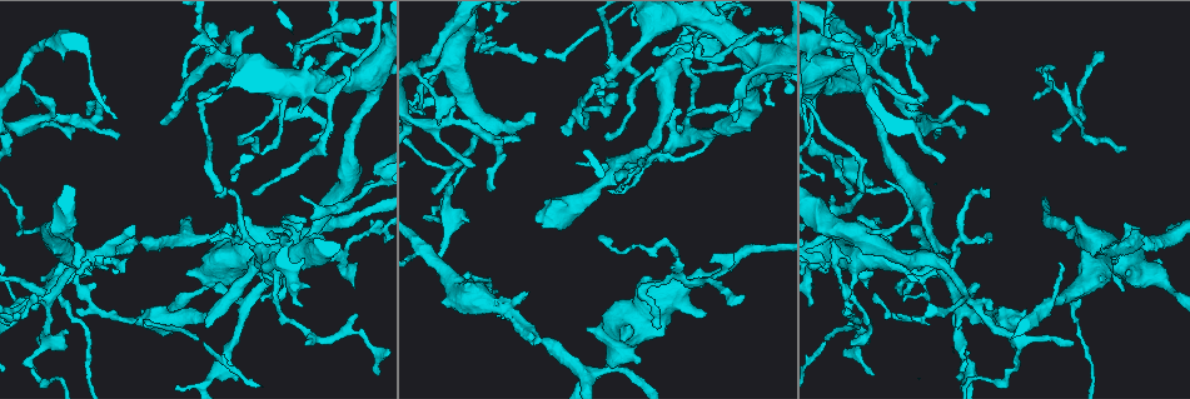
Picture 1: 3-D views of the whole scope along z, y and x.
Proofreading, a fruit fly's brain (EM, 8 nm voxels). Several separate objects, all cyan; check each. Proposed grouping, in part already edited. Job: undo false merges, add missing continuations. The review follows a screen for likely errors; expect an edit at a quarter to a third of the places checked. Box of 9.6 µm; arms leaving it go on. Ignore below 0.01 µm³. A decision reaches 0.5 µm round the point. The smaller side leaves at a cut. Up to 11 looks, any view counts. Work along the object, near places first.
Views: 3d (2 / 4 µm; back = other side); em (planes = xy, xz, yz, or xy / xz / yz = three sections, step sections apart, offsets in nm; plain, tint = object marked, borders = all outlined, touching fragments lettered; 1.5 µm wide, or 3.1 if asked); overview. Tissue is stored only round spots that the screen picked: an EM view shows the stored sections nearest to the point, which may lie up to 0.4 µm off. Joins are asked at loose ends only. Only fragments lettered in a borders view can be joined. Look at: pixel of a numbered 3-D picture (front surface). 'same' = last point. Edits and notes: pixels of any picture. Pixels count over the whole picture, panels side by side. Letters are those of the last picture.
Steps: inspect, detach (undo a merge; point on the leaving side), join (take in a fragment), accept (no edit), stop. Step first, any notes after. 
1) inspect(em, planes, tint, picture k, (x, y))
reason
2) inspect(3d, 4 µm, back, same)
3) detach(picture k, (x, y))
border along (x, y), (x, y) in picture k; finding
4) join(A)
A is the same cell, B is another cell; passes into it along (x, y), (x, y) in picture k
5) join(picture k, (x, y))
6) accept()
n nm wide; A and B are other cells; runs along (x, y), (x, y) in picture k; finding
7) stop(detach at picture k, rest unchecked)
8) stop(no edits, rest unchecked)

inspect(em, planes, borders, picture 1, (257, 147))
thin end

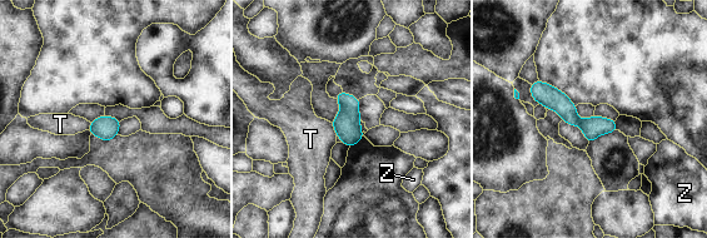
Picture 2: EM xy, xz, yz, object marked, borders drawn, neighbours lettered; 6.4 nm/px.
accept()
140 nm wide; T and Z are other cells; runs along (533, 87), (576, 120), (613, 128) in picture 2; none of them fits

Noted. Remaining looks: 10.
inspect(3d, 2 µm, picture 1, (688, 115))
thin end

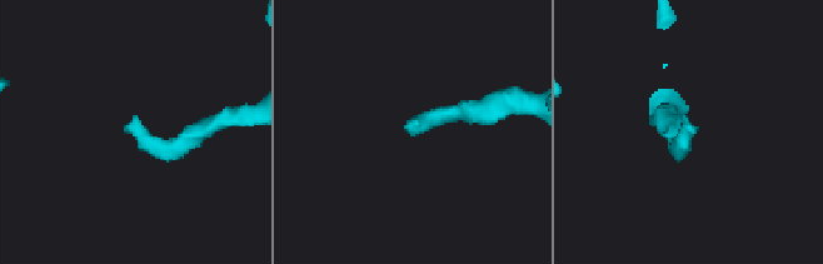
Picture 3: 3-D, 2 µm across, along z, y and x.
inspect(em, planes, tint, picture 3, (684, 127))

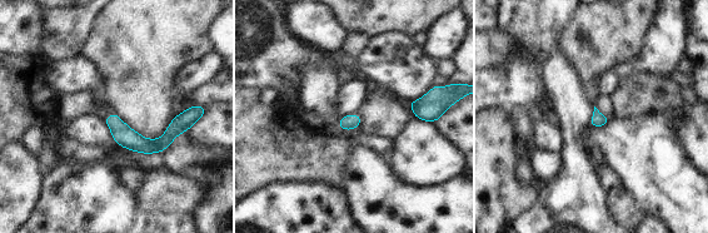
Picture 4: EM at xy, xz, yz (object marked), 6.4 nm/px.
inspect(em, planes, borders, same)

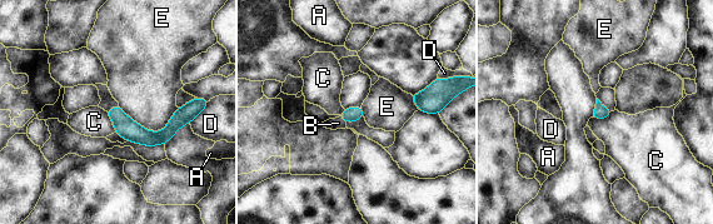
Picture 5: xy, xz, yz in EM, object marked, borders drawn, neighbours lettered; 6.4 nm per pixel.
join(B)
E touches over 380 nm; B is the same cell, A, C, D and E are other cells; passes into it along (353, 114), (343, 119), (338, 123) in picture 5; it goes on there

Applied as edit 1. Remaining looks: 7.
inspect(overview)
see it whole again

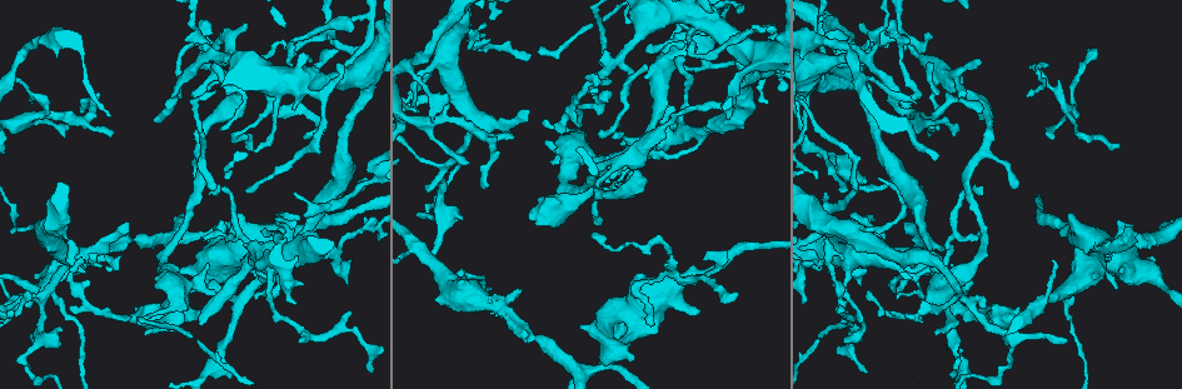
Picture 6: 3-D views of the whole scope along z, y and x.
inspect(3d, 4 µm, picture 6, (157, 121))
free end

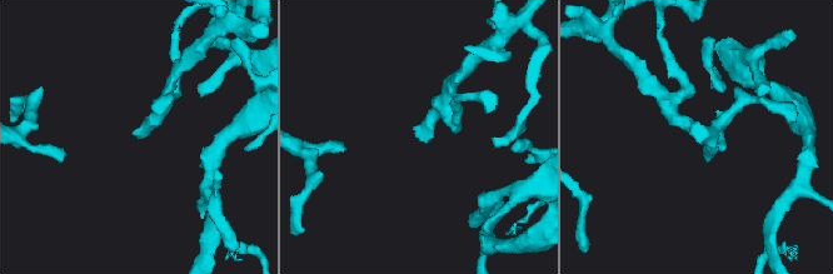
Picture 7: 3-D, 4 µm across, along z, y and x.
inspect(em, planes, borders, picture 7, (138, 135))

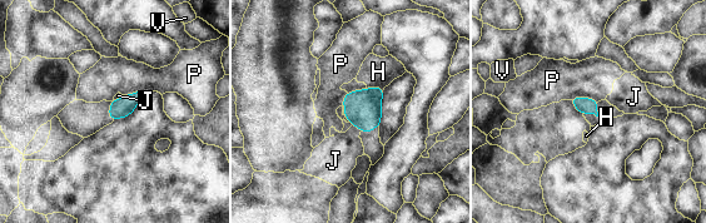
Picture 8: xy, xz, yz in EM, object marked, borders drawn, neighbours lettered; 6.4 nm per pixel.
accept()
P touches over 180 nm; H, J, P and V are other cells; none of them fits

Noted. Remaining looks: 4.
inspect(em, xy, step 4, borders, picture 6, (831, 278))
a narrow waist

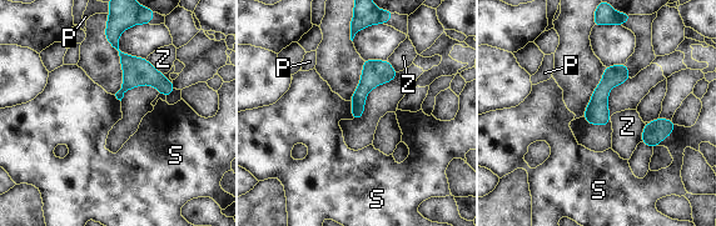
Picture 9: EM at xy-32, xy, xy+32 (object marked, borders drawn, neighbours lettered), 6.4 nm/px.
accept()
50 nm wide; P, S and Z are other cells; runs along (110, 36), (138, 71), (169, 90) in picture 9; one neuron here

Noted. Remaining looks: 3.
stop(join at picture 5, rest unchecked)

